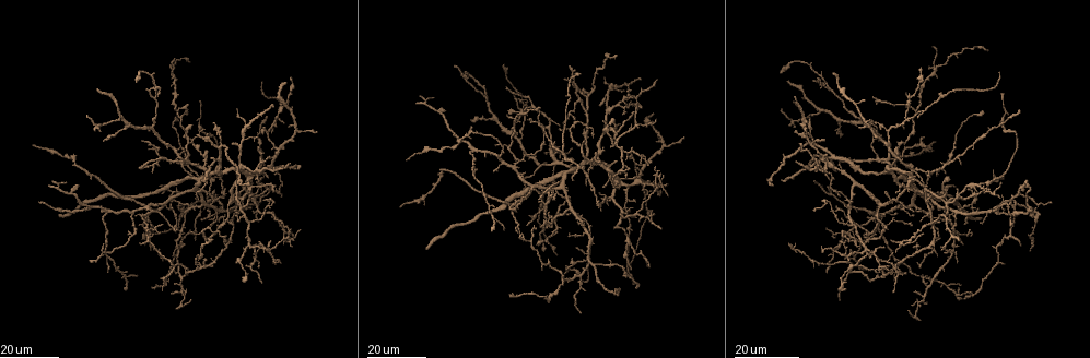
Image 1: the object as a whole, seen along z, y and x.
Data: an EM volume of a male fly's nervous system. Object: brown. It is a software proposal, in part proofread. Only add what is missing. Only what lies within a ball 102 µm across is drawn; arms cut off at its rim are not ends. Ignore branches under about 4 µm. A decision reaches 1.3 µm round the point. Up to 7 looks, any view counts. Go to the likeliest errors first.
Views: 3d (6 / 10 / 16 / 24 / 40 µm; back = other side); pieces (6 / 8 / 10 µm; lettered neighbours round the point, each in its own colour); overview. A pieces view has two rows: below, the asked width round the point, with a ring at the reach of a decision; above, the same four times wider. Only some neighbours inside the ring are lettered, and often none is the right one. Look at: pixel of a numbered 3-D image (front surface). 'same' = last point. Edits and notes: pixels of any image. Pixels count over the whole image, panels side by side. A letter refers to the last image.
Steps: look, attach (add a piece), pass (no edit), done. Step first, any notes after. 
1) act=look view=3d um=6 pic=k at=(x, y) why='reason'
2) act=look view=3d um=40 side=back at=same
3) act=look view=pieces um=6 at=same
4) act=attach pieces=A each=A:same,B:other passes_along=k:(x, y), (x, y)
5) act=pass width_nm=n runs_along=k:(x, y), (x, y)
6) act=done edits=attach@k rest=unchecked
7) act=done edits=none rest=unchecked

act=look view=3d um=24 pic=1 at=(273, 191) why='free end'

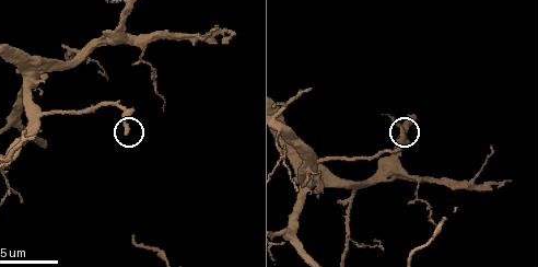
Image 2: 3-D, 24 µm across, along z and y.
act=look view=pieces um=10 pic=2 at=(126, 132)

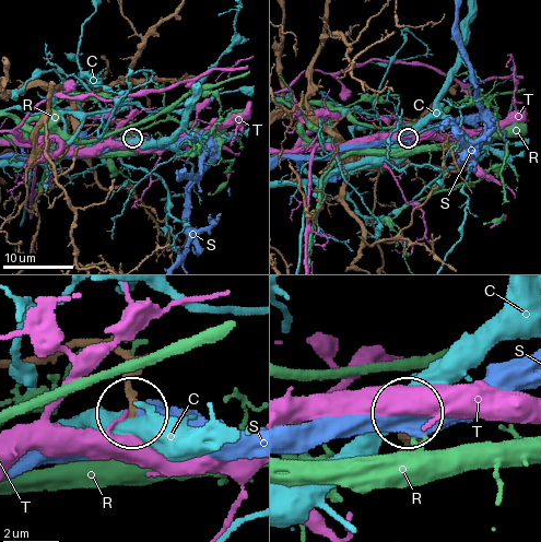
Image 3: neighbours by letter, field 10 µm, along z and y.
act=pass each=C:other,R:other,S:other,T:other found='no lettered piece goes on from it'

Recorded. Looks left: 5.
act=look view=3d um=24 pic=1 at=(197, 136)

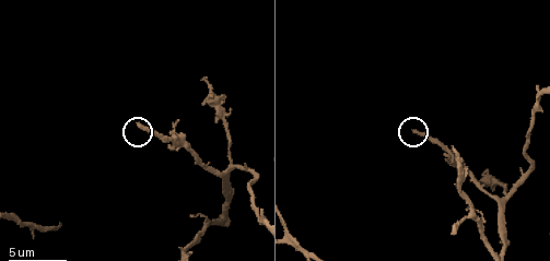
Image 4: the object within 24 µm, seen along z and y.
act=look view=pieces um=10 pic=4 at=(413, 130)

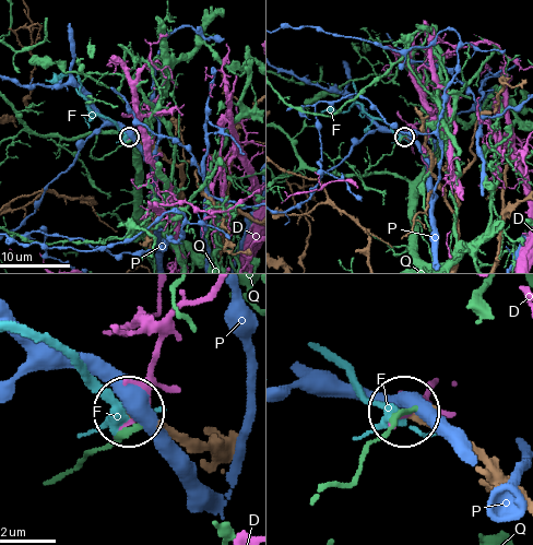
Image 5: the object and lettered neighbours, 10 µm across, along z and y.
act=pass each=D:other,F:other,P:other,Q:other found='no lettered piece goes on from it'

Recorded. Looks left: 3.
act=look view=3d um=24 pic=1 at=(199, 100) why='long arm stops here'

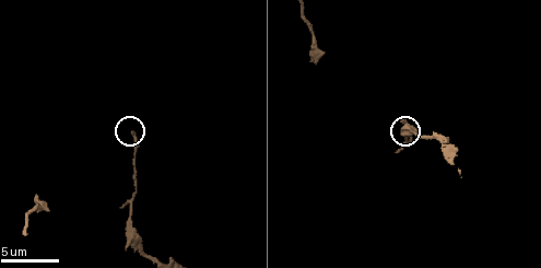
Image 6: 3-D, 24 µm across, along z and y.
act=look view=pieces um=6 pic=6 at=(131, 133)

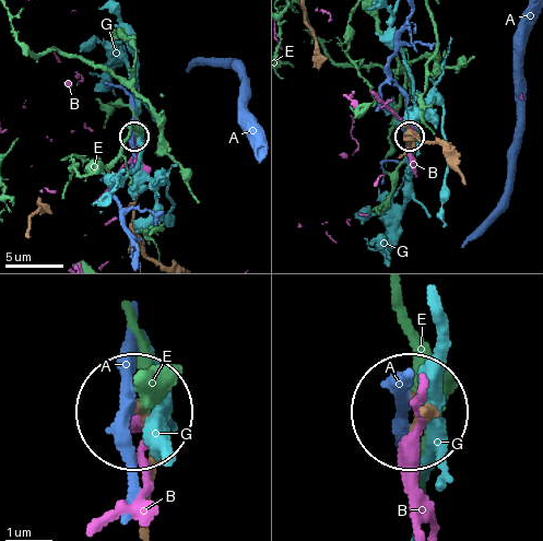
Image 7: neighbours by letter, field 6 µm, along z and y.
act=pass each=A:other,B:other,E:other,G:other found='no lettered piece goes on from it'

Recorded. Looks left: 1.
act=done edits=none rest=unchecked

